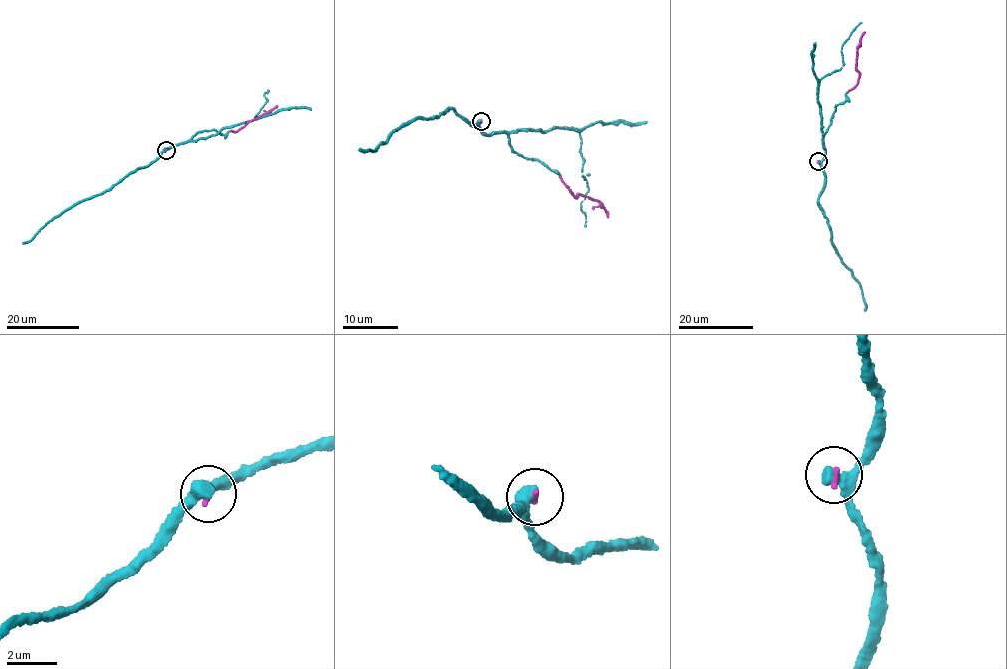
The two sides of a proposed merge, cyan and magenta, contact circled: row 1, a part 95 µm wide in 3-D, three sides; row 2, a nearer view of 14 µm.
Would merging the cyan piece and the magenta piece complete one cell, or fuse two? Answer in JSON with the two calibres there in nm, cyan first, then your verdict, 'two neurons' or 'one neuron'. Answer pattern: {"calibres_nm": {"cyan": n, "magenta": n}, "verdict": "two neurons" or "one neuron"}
{"calibres_nm": {"cyan": 400, "magenta": 240}, "verdict": "one neuron"}

